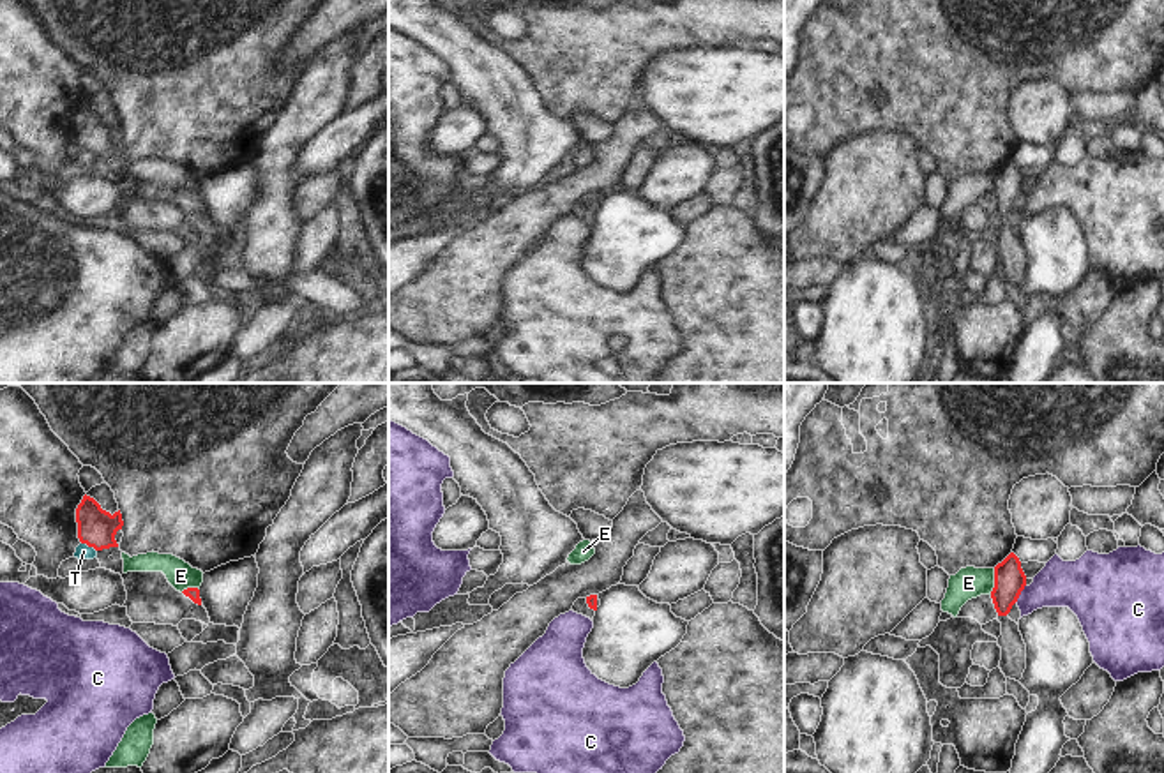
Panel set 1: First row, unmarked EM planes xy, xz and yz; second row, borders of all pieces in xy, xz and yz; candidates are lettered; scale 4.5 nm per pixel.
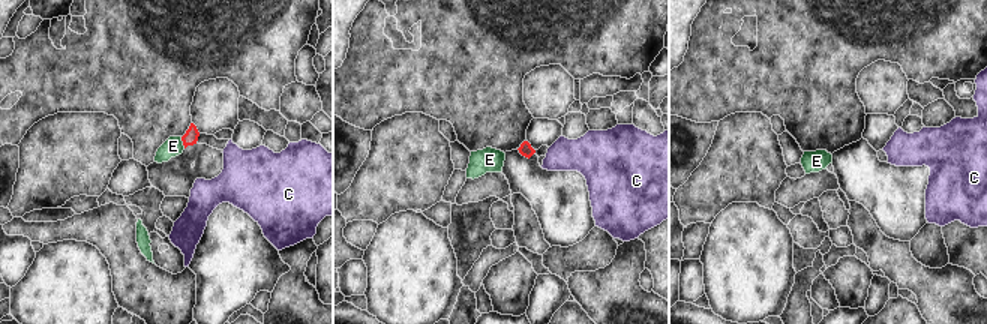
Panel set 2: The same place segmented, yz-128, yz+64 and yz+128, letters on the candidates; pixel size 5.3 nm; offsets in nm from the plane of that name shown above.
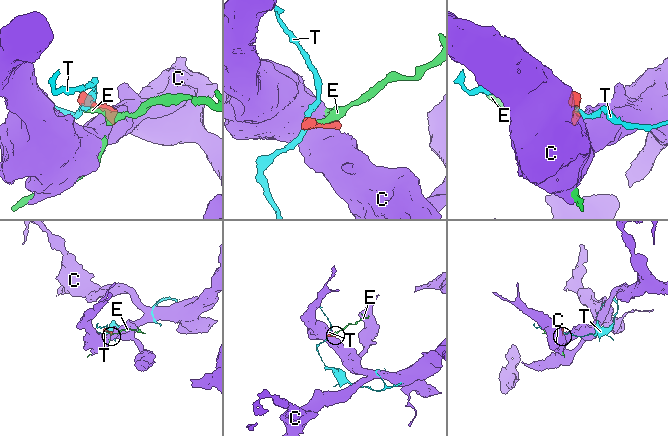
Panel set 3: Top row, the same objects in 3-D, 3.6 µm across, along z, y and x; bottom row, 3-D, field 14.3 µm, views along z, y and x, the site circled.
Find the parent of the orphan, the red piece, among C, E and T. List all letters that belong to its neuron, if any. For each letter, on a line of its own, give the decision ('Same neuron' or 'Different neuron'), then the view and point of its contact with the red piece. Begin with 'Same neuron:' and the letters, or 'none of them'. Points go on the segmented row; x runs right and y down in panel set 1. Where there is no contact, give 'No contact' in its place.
Same neuron: none of them
C: Different neuron. Touches red at yz (1020, 593)
E: Different neuron. Touches red at yz (995, 581)
T: Different neuron. Touches red at xy (89, 546).

